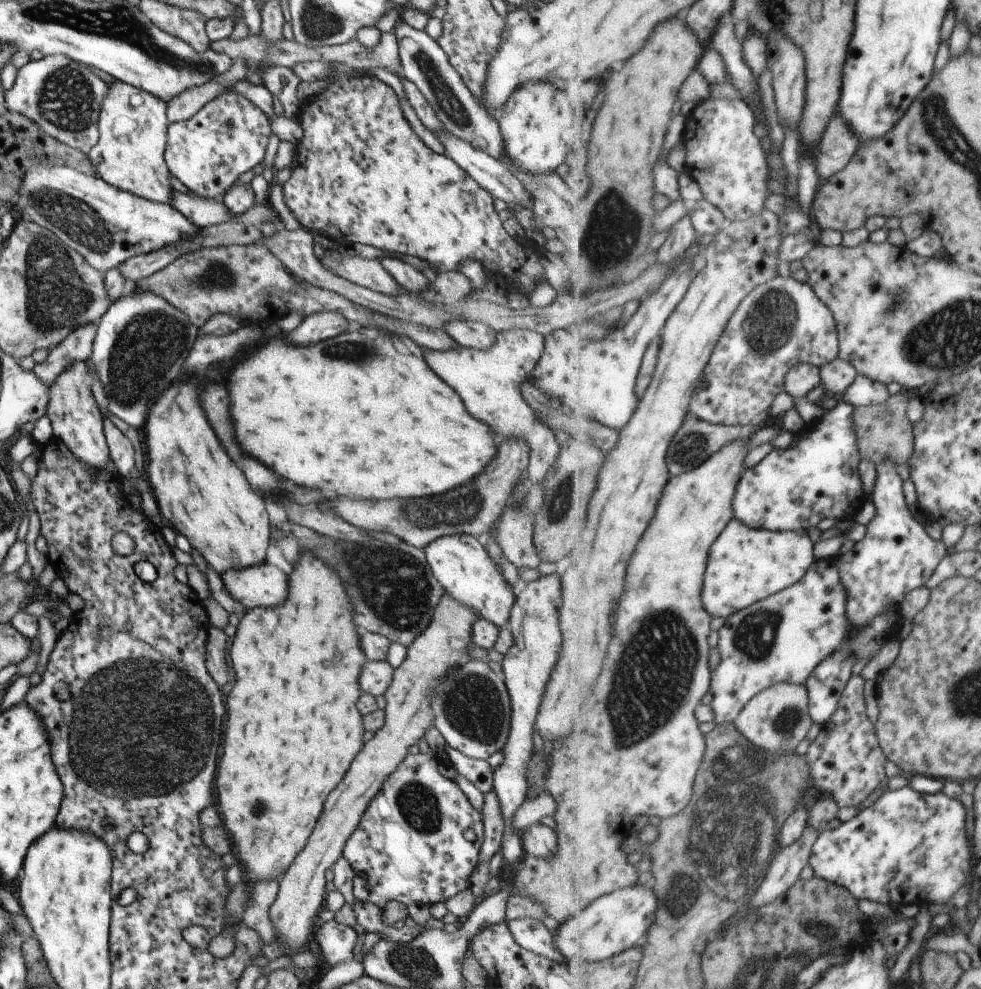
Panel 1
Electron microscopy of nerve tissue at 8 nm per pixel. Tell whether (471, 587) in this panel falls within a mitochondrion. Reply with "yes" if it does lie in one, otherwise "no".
no

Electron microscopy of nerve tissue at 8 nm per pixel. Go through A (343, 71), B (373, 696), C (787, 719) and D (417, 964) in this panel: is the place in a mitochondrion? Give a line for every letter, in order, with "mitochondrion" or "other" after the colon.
A: other
B: other
C: mitochondrion
D: mitochondrion

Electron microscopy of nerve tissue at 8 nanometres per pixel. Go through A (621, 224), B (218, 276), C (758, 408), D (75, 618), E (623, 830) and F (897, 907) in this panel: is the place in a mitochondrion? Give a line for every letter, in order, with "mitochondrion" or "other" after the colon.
A: mitochondrion
B: mitochondrion
C: other
D: other
E: other
F: other

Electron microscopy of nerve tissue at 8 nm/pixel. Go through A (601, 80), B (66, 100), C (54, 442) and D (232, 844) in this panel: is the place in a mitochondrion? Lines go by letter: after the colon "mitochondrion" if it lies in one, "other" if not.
A: other
B: mitochondrion
C: other
D: other

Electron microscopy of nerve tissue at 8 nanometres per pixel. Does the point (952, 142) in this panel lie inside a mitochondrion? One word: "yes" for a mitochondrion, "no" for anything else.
yes

